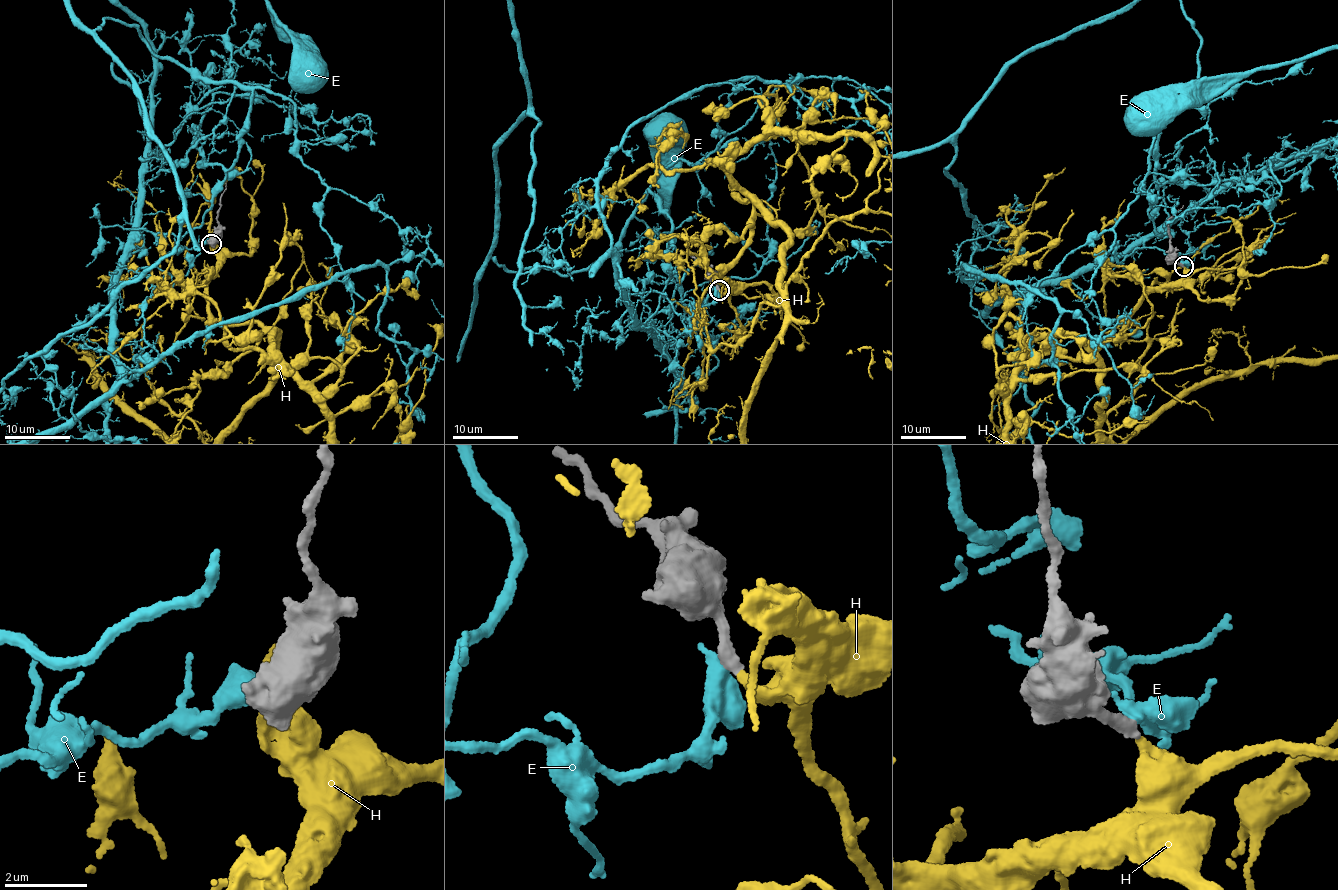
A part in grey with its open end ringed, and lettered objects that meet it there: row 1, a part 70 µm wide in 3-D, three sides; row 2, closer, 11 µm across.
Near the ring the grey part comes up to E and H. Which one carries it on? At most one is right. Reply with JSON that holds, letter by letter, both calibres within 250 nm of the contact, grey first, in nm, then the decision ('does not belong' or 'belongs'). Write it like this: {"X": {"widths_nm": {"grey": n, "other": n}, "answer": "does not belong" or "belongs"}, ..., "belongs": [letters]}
{"E": {"widths_nm": {"grey": 360, "other": 550}, "answer": "does not belong"}, "H": {"widths_nm": {"grey": 320, "other": 340}, "answer": "belongs"}, "belongs": ["H"]}

